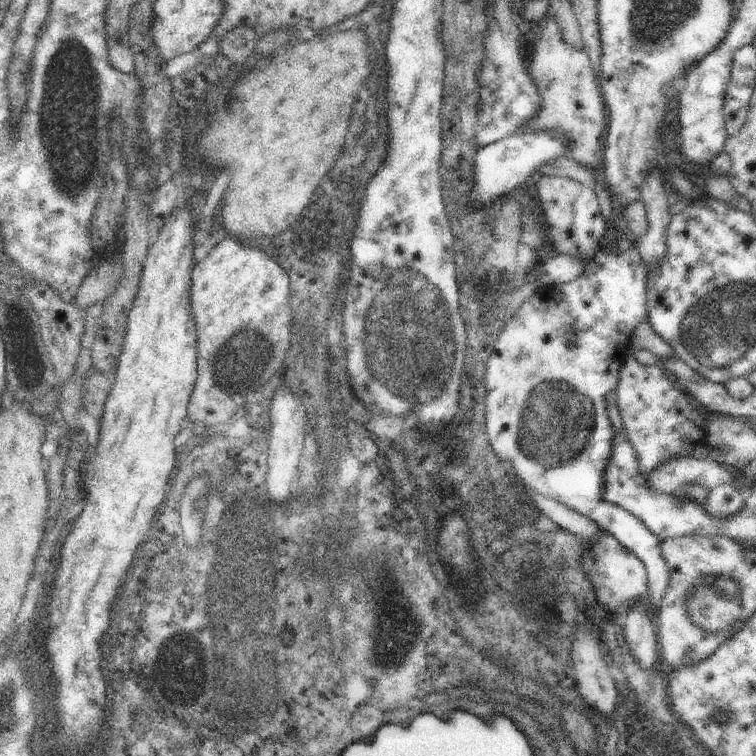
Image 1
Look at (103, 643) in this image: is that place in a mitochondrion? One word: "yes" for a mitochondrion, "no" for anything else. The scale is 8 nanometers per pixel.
no

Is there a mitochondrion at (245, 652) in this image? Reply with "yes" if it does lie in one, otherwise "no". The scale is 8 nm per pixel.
yes

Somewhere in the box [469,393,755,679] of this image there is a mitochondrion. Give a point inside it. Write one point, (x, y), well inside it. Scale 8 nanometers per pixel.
(714, 603)

